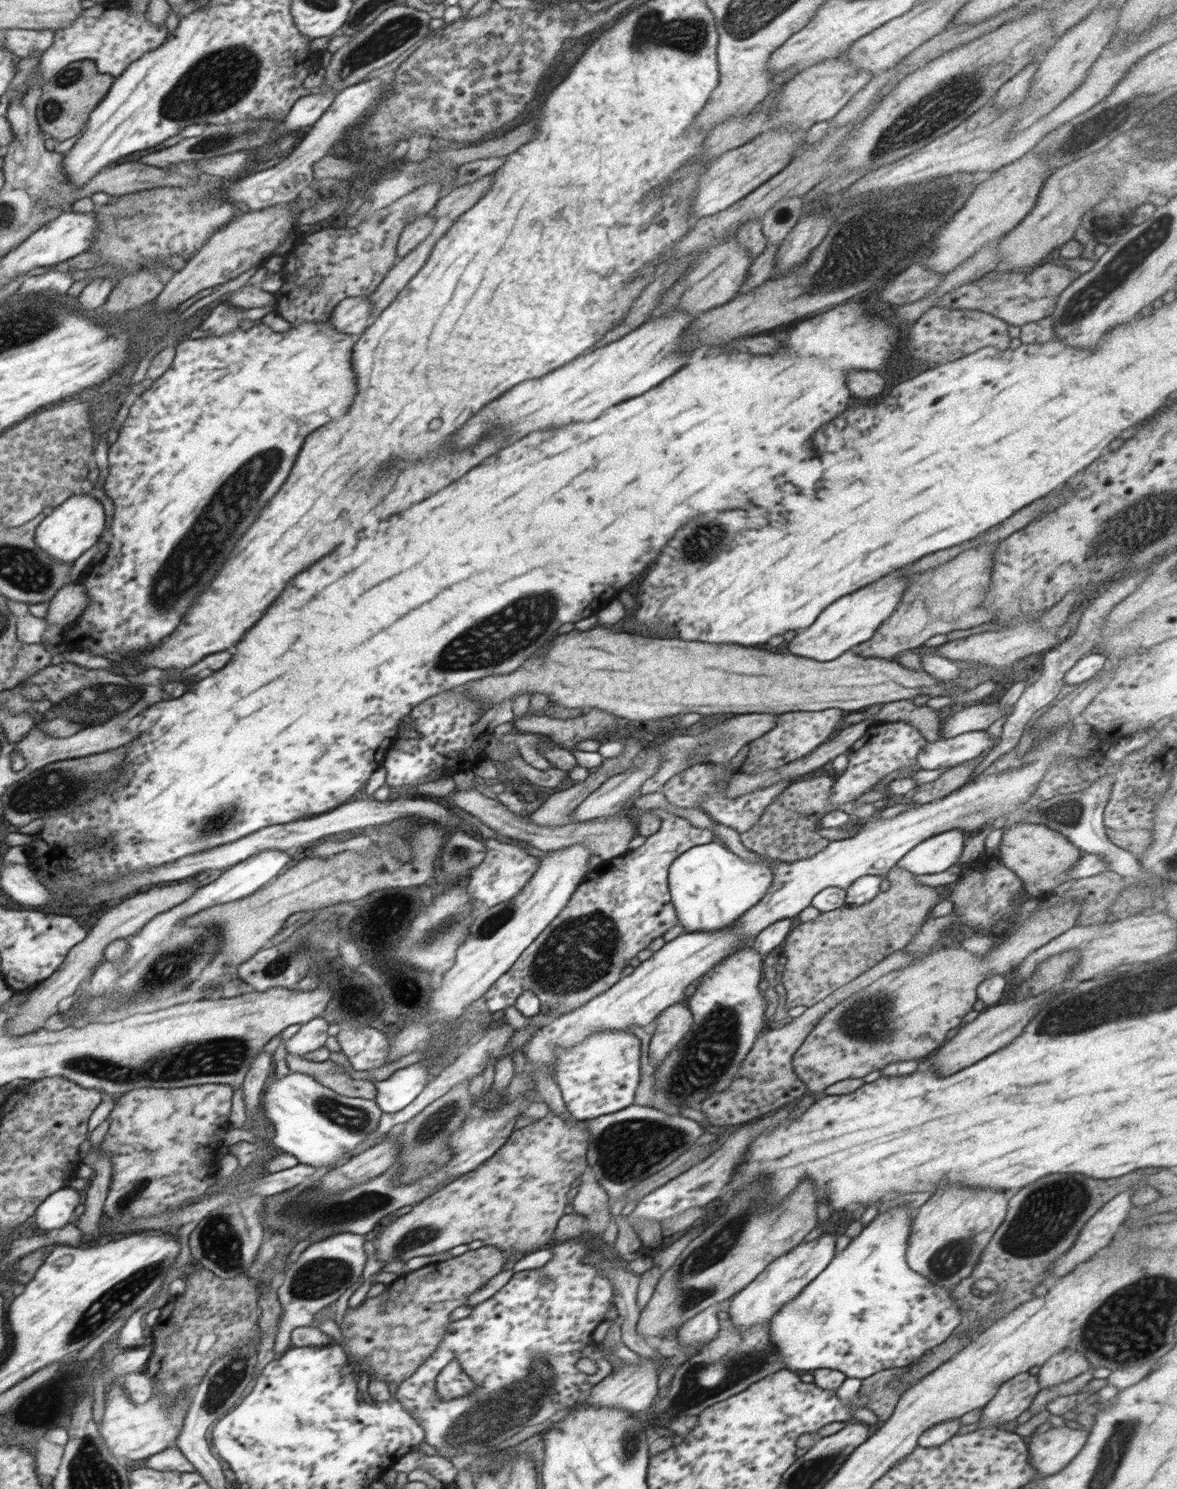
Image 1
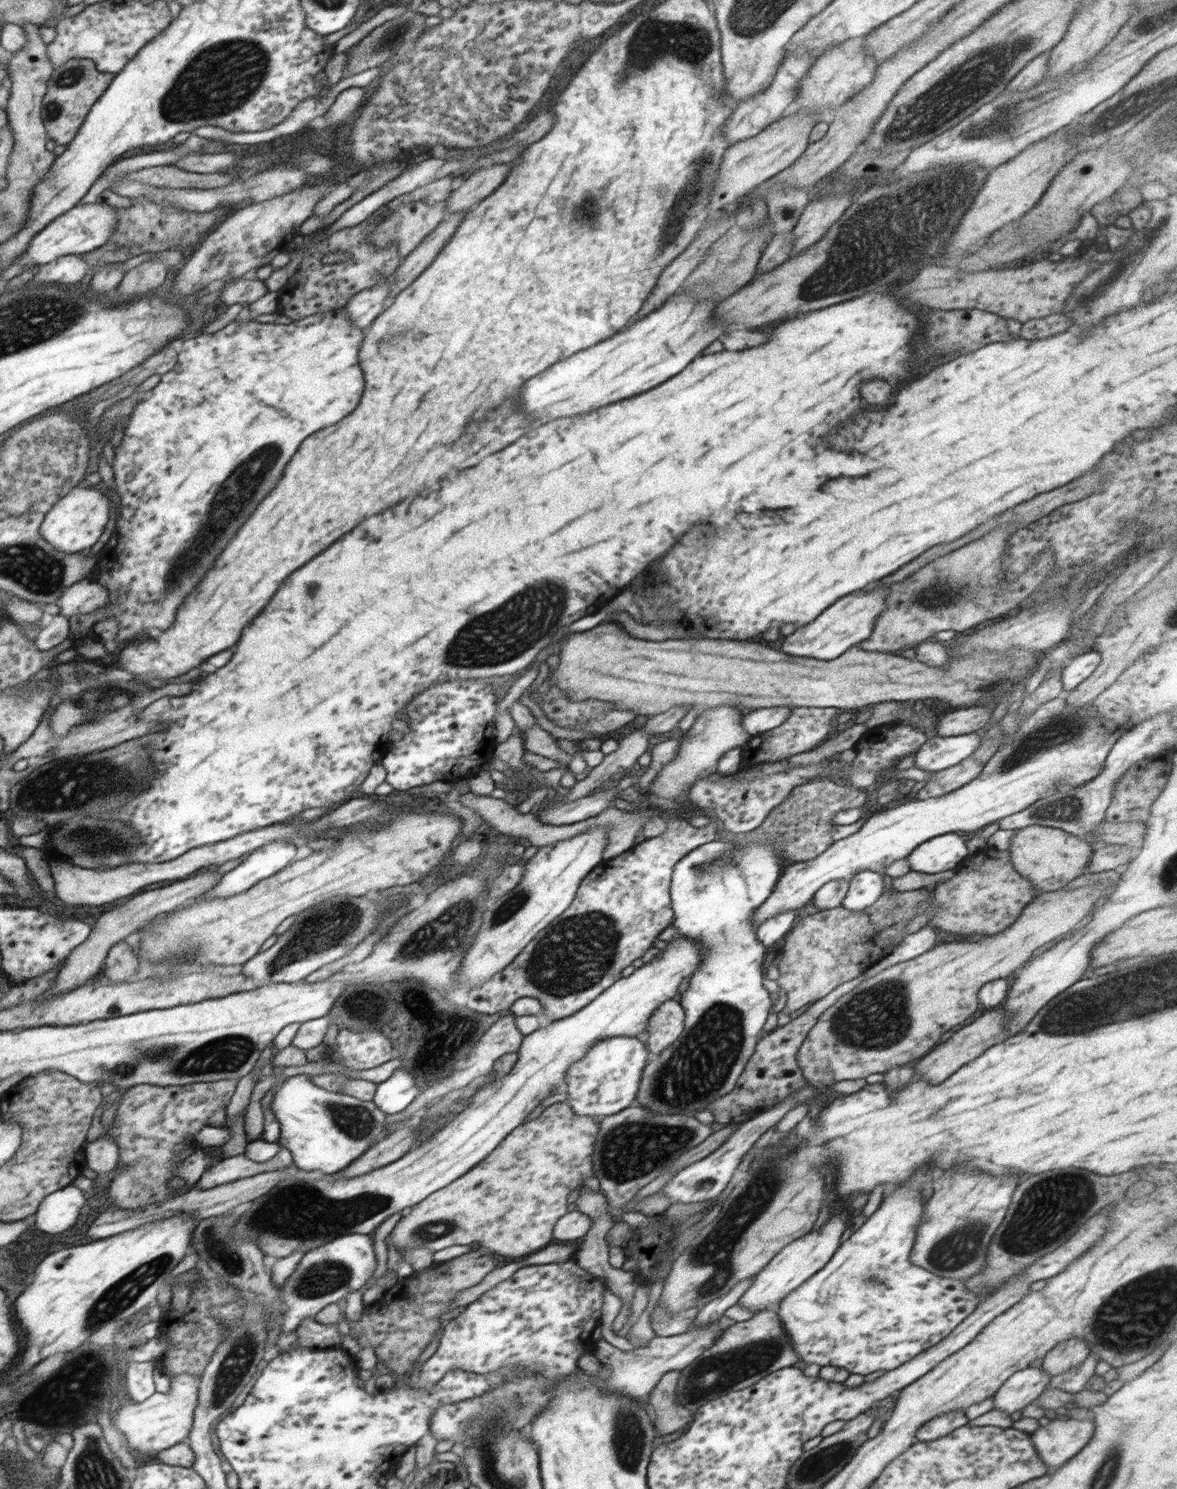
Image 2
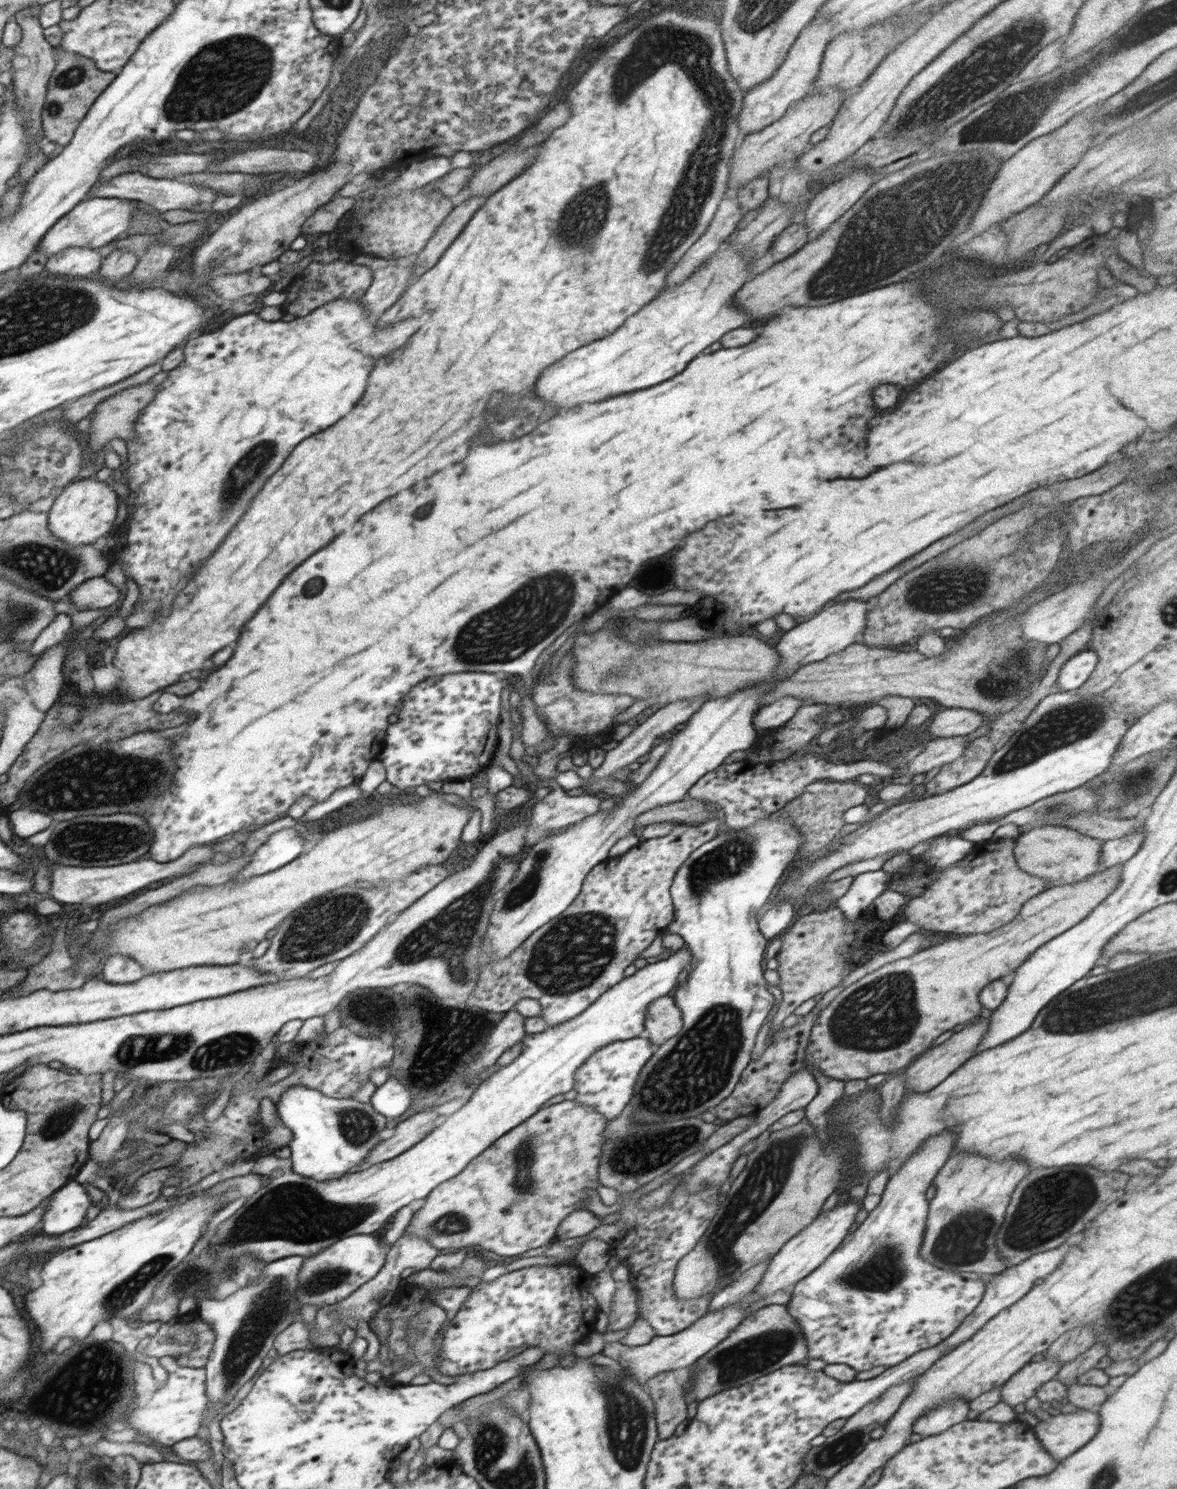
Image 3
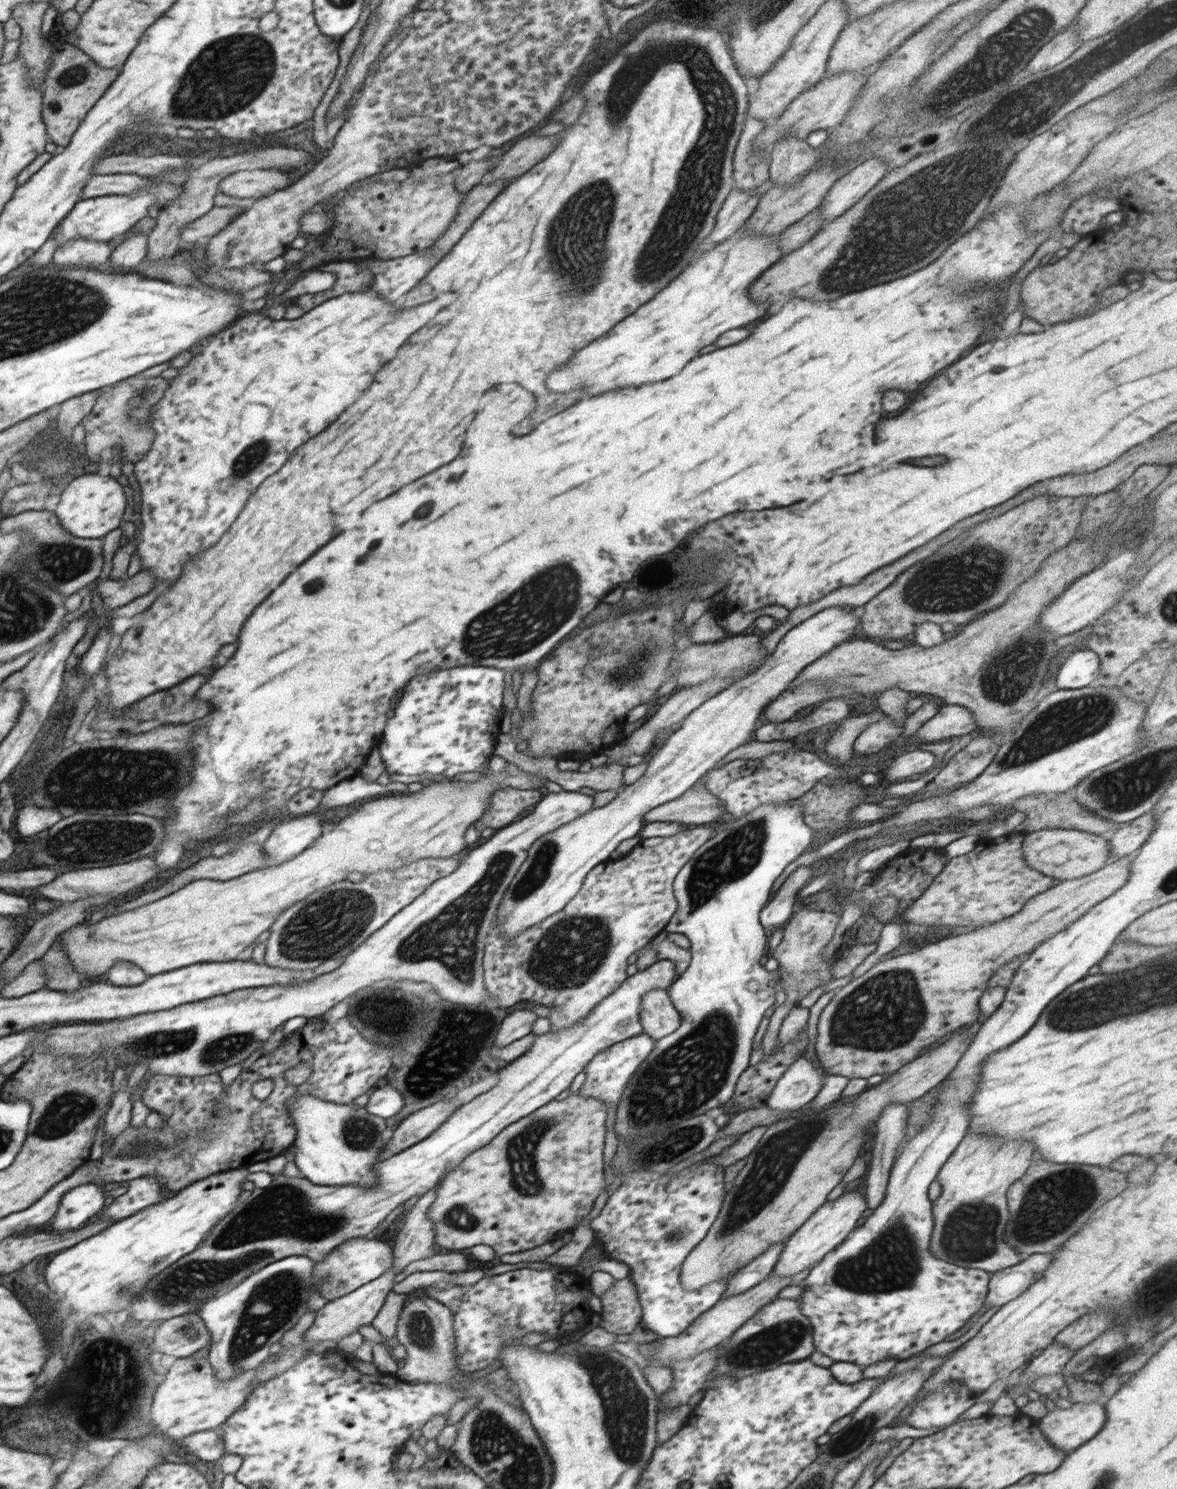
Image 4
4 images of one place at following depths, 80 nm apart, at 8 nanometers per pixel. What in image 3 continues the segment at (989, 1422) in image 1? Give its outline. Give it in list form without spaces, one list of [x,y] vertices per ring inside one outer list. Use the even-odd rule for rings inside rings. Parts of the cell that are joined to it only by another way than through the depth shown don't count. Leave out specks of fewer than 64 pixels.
[[[1047,1356],[1043,1361],[1028,1363],[1003,1384],[1001,1401],[1012,1408],[1024,1404],[1037,1393],[1038,1388],[1055,1378],[1061,1367],[1062,1362]]]

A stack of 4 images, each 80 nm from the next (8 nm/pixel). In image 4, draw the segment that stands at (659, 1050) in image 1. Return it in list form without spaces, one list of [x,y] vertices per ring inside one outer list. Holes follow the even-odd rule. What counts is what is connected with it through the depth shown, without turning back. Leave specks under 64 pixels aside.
[[[666,989],[646,993],[639,1011],[643,1032],[656,1042],[672,1035],[681,1023],[680,1013],[672,1005]]]

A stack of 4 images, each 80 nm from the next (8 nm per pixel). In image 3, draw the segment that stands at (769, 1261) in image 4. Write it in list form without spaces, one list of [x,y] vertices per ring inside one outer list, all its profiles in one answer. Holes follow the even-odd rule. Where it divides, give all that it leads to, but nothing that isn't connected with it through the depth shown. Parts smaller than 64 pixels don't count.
[[[766,1263],[755,1264],[744,1274],[734,1279],[728,1286],[720,1292],[714,1294],[710,1299],[708,1311],[720,1310],[726,1308],[729,1304],[734,1304],[746,1295],[755,1290],[755,1286],[760,1282],[762,1275],[766,1272]]]

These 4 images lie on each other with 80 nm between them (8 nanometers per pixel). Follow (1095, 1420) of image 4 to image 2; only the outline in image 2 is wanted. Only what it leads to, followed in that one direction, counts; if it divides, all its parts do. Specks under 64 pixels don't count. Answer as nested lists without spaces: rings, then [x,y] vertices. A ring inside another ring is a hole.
[[[1092,1414],[1085,1420],[1064,1416],[1050,1421],[1048,1425],[1038,1426],[1030,1435],[1040,1461],[1055,1472],[1086,1447],[1094,1429]]]

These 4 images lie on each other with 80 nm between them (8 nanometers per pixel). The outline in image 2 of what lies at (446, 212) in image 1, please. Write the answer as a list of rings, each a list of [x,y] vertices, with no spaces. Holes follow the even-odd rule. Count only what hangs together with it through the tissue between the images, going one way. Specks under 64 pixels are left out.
[[[511,162],[491,165],[465,177],[457,190],[445,200],[448,213],[469,210],[494,192],[508,174]]]

